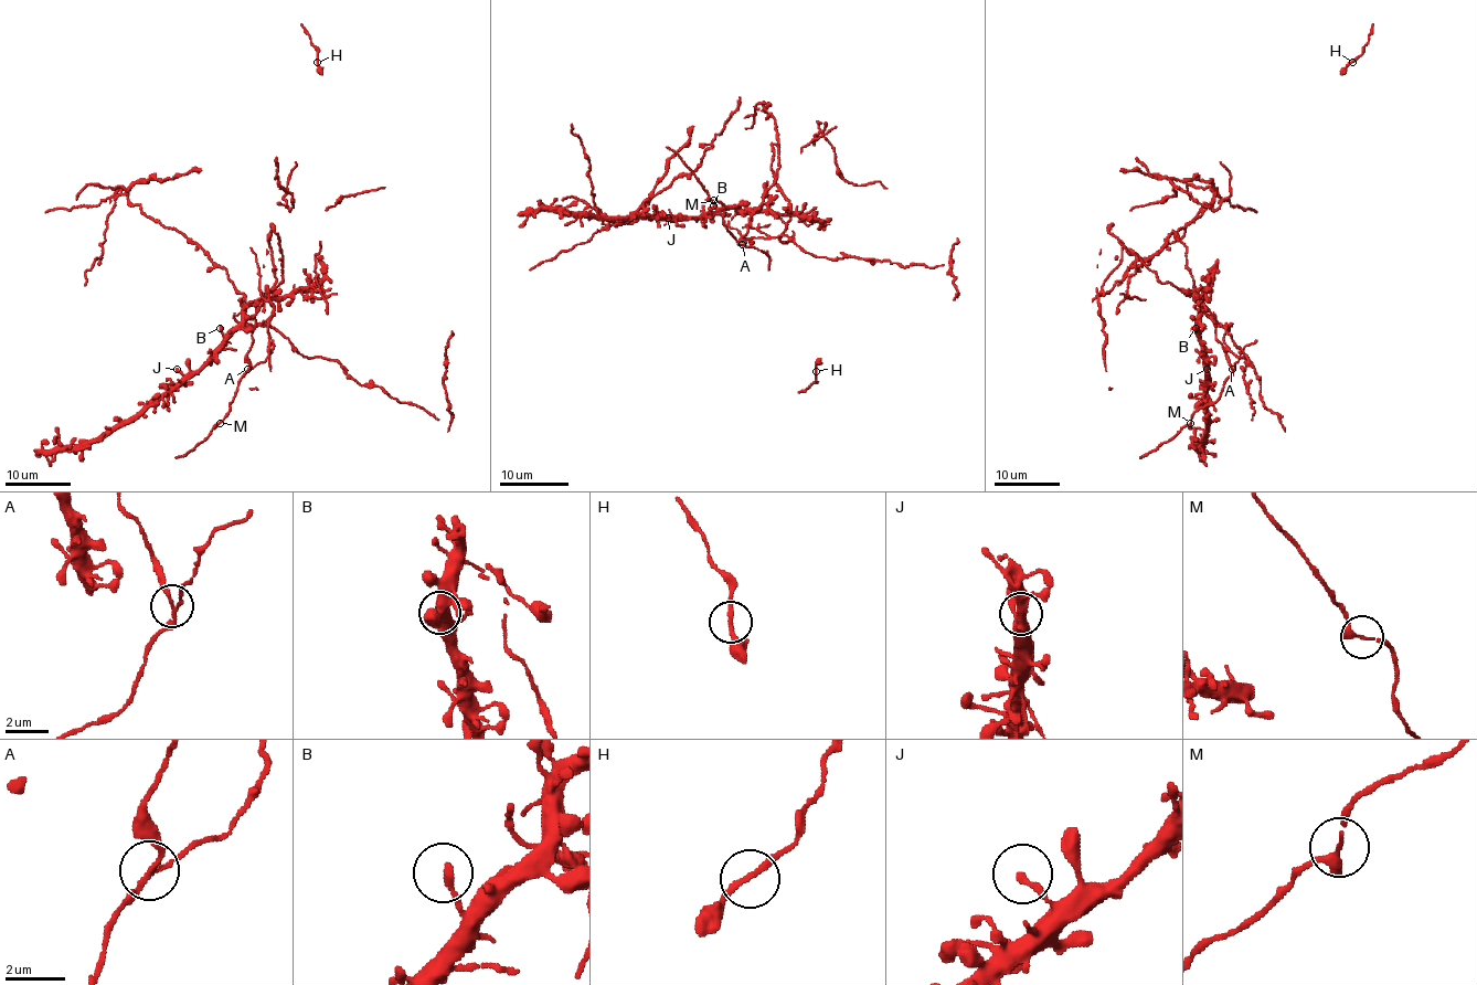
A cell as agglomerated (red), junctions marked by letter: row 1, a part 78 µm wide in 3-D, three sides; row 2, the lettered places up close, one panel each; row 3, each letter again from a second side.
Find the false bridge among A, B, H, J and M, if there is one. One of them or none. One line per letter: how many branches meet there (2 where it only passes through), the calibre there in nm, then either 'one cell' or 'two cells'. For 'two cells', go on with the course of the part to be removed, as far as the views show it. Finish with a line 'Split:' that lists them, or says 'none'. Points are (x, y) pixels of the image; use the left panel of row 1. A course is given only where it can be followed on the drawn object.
A: 3 branches meet; 140 nm thick; two cells
B: 1 branches meet; 240 nm thick; one cell
H: 2 branches meet; 200 nm thick; one cell
J: 1 branches meet; 200 nm thick; one cell
M: 3 branches meet; 190 nm thick; one cell
Split: A

